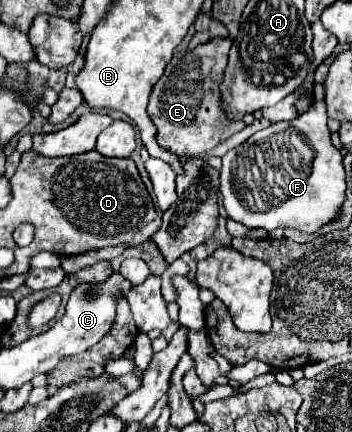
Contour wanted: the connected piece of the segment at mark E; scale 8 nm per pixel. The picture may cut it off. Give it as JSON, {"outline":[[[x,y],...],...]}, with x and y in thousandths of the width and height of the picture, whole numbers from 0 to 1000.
{"outline":[[[659,83],[602,88],[585,102],[557,106],[551,116],[494,125],[483,148],[472,153],[472,167],[443,190],[420,236],[420,269],[449,296],[443,319],[466,347],[483,347],[506,361],[591,352],[699,292],[688,278],[636,282],[625,227],[614,227],[614,199],[625,194],[625,181],[636,171],[653,106]]]}

